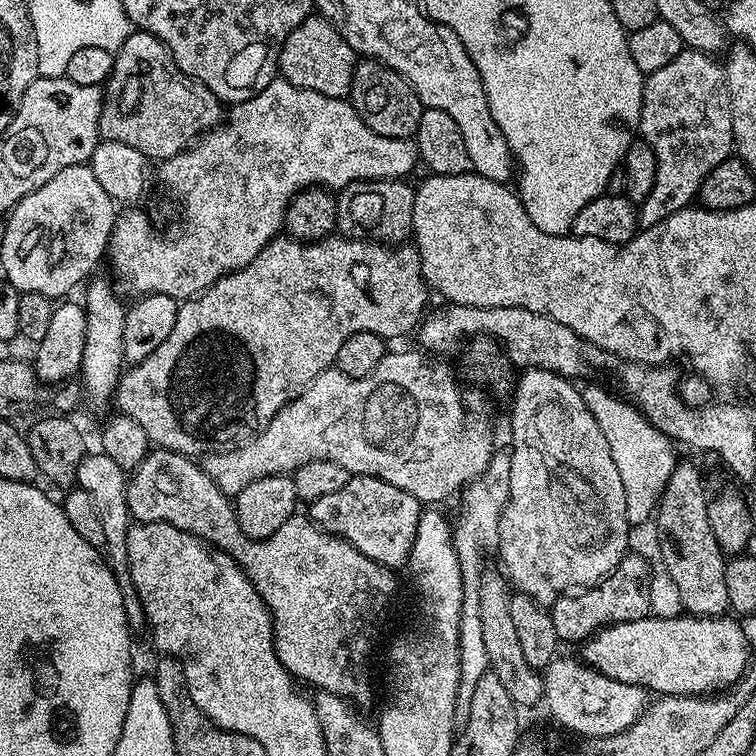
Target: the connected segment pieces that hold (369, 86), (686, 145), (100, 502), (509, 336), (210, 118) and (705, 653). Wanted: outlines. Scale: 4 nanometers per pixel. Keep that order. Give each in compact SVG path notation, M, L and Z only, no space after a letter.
M361 59L354 70L350 103L354 110L374 130L374 134L382 134L386 138L415 137L418 122L422 122L425 106L420 101L420 95L411 88L394 69L387 68L378 60Z
M685 47L674 62L662 66L662 70L647 73L642 94L642 114L639 135L654 150L656 173L654 190L638 206L638 224L641 229L658 226L670 214L689 207L697 199L702 182L718 162L733 155L732 127L730 126L730 94L726 90L726 78L721 61L715 55Z
M93 450L93 452L89 451L84 455L78 466L75 487L86 490L86 494L90 494L90 499L94 501L98 519L102 522L102 531L106 534L106 542L104 543L106 559L108 565L112 568L118 586L122 590L122 602L126 610L128 627L137 630L136 628L143 629L146 621L128 569L126 538L128 537L129 527L133 523L132 511L128 509L128 482L129 477L126 475L125 468L118 466L118 462L113 462L105 452Z
M445 303L436 313L425 315L415 329L414 337L421 349L428 354L452 352L460 336L481 332L492 340L504 344L504 352L517 364L517 369L542 368L556 372L559 376L577 378L587 370L588 364L600 368L606 361L605 353L581 338L570 326L564 326L545 312L522 310L521 308L479 308Z
M132 31L114 55L116 61L103 89L104 109L100 115L100 134L103 139L126 142L126 146L134 146L134 150L148 157L149 161L159 162L185 152L205 132L221 123L222 101L213 92L206 90L202 82L186 75L174 62L172 51L154 34Z
M649 614L641 620L631 620L601 628L583 641L583 663L611 680L633 684L660 696L694 696L728 690L749 671L748 636L735 624L721 616L655 616Z

